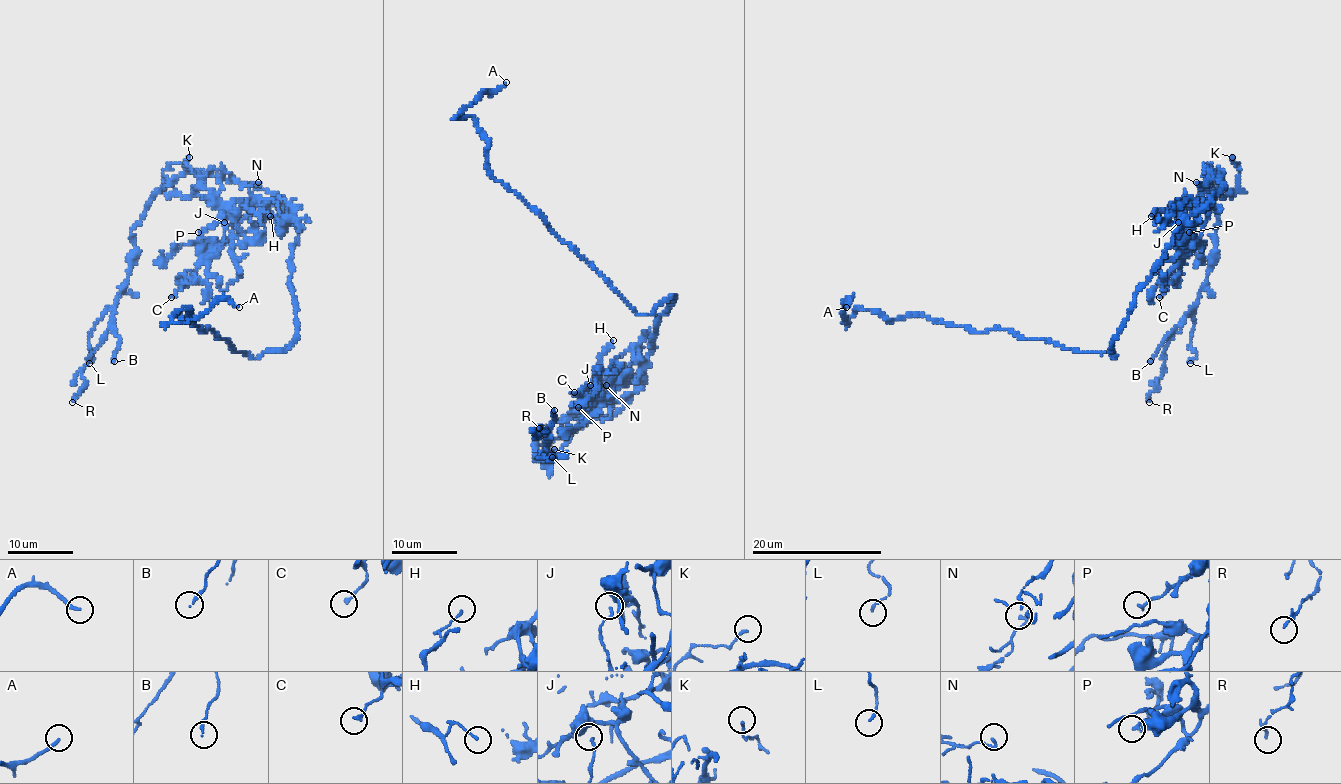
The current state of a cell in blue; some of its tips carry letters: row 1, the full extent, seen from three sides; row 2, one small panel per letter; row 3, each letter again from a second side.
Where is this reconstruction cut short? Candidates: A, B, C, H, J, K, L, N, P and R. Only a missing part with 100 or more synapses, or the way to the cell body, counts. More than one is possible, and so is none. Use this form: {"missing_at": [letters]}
{"missing_at": ["A"]}

